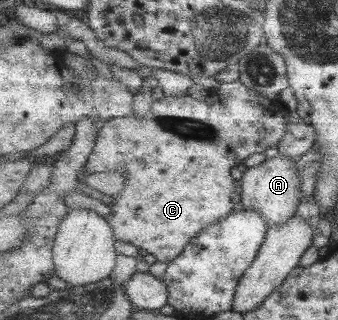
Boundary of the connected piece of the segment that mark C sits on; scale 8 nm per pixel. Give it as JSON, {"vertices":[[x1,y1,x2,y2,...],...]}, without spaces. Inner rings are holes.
{"vertices":[[240,79,235,82,207,82,207,98,204,101,191,98,188,94,181,97,172,97,165,95,160,100,155,100,152,108,143,116,131,115,122,118,113,118,103,123,96,146,93,153,90,155,86,167,84,168,85,175,95,172,117,171,126,178,124,188,117,194,112,196,114,204,109,205,112,210,112,216,106,220,114,228,114,234,117,240,132,243,137,248,145,249,148,253,153,255,157,261,163,263,172,262,178,255,181,255,186,249,186,245,200,233,205,230,210,223,218,222,225,219,230,214,233,214,240,207,233,203,235,195,235,179,231,175,231,169,235,165,243,164,247,157,251,157,254,153,263,153,269,147,279,145,281,139,285,137,287,124,291,119,293,112,289,111,285,104,278,99,269,99,255,91,255,88,247,87]]}

